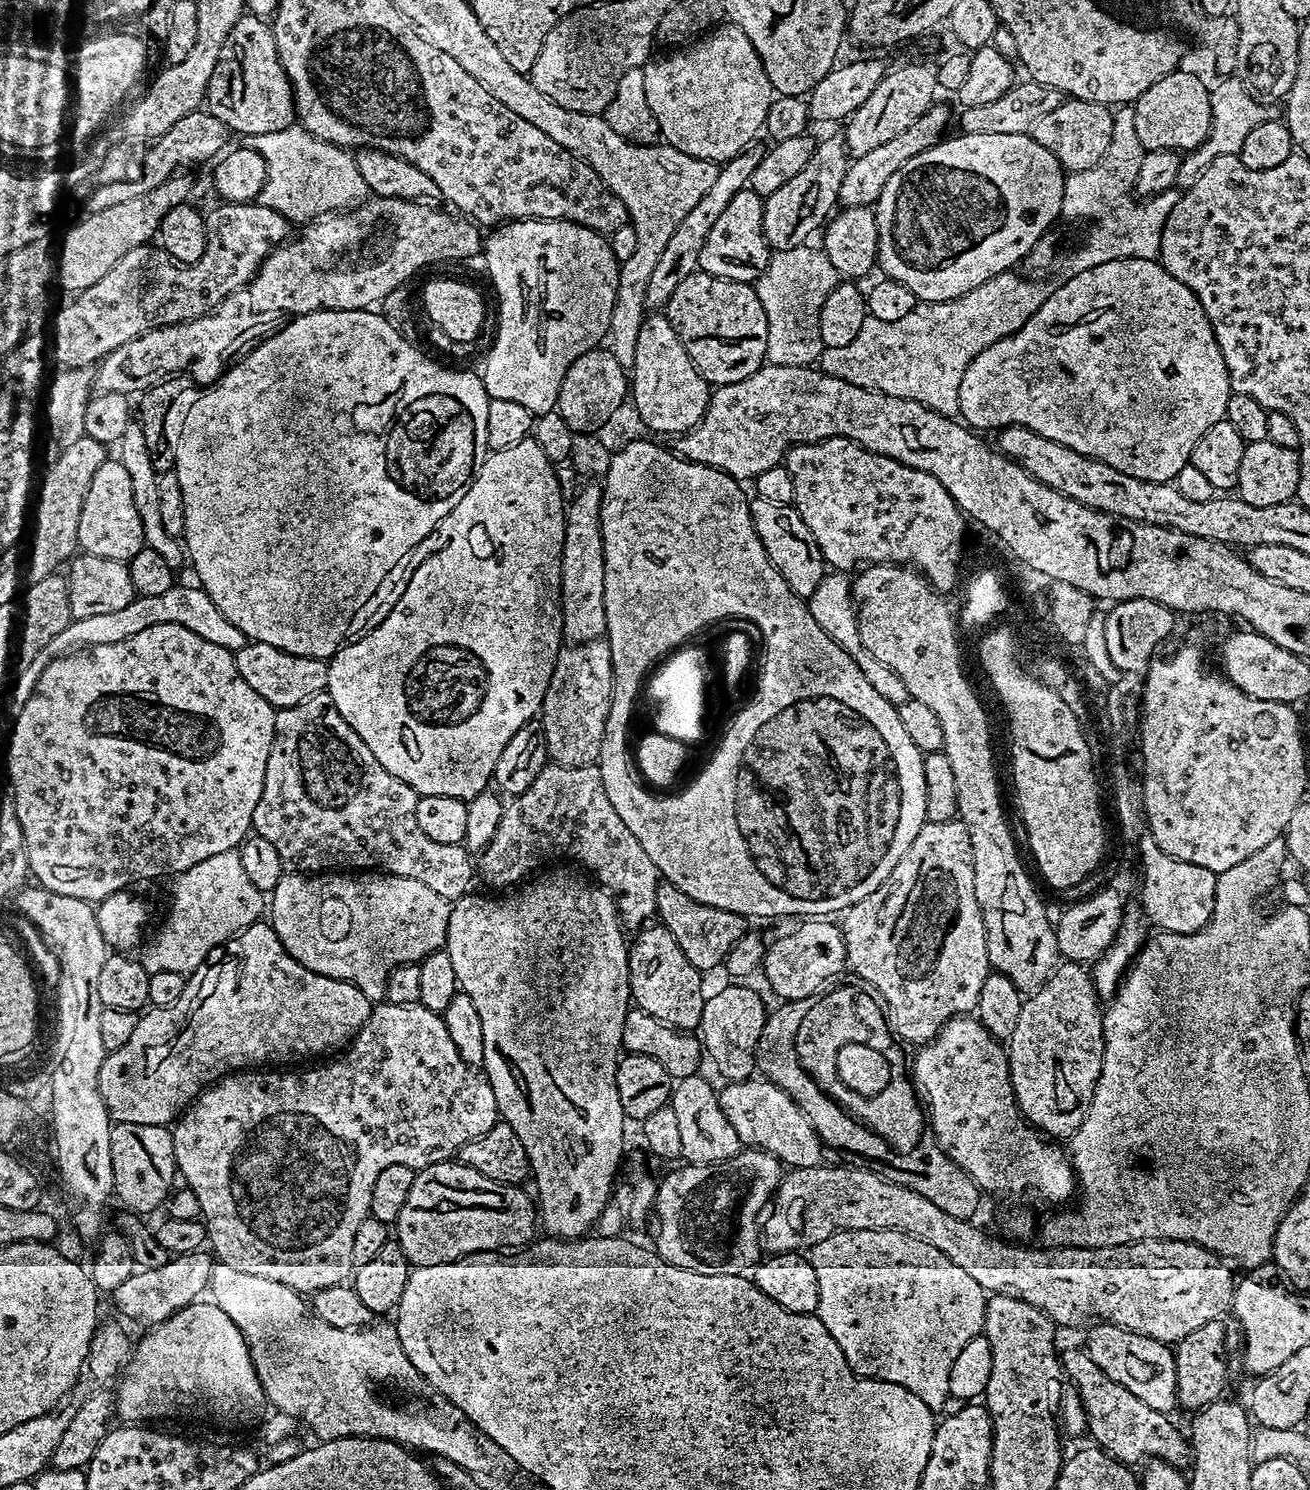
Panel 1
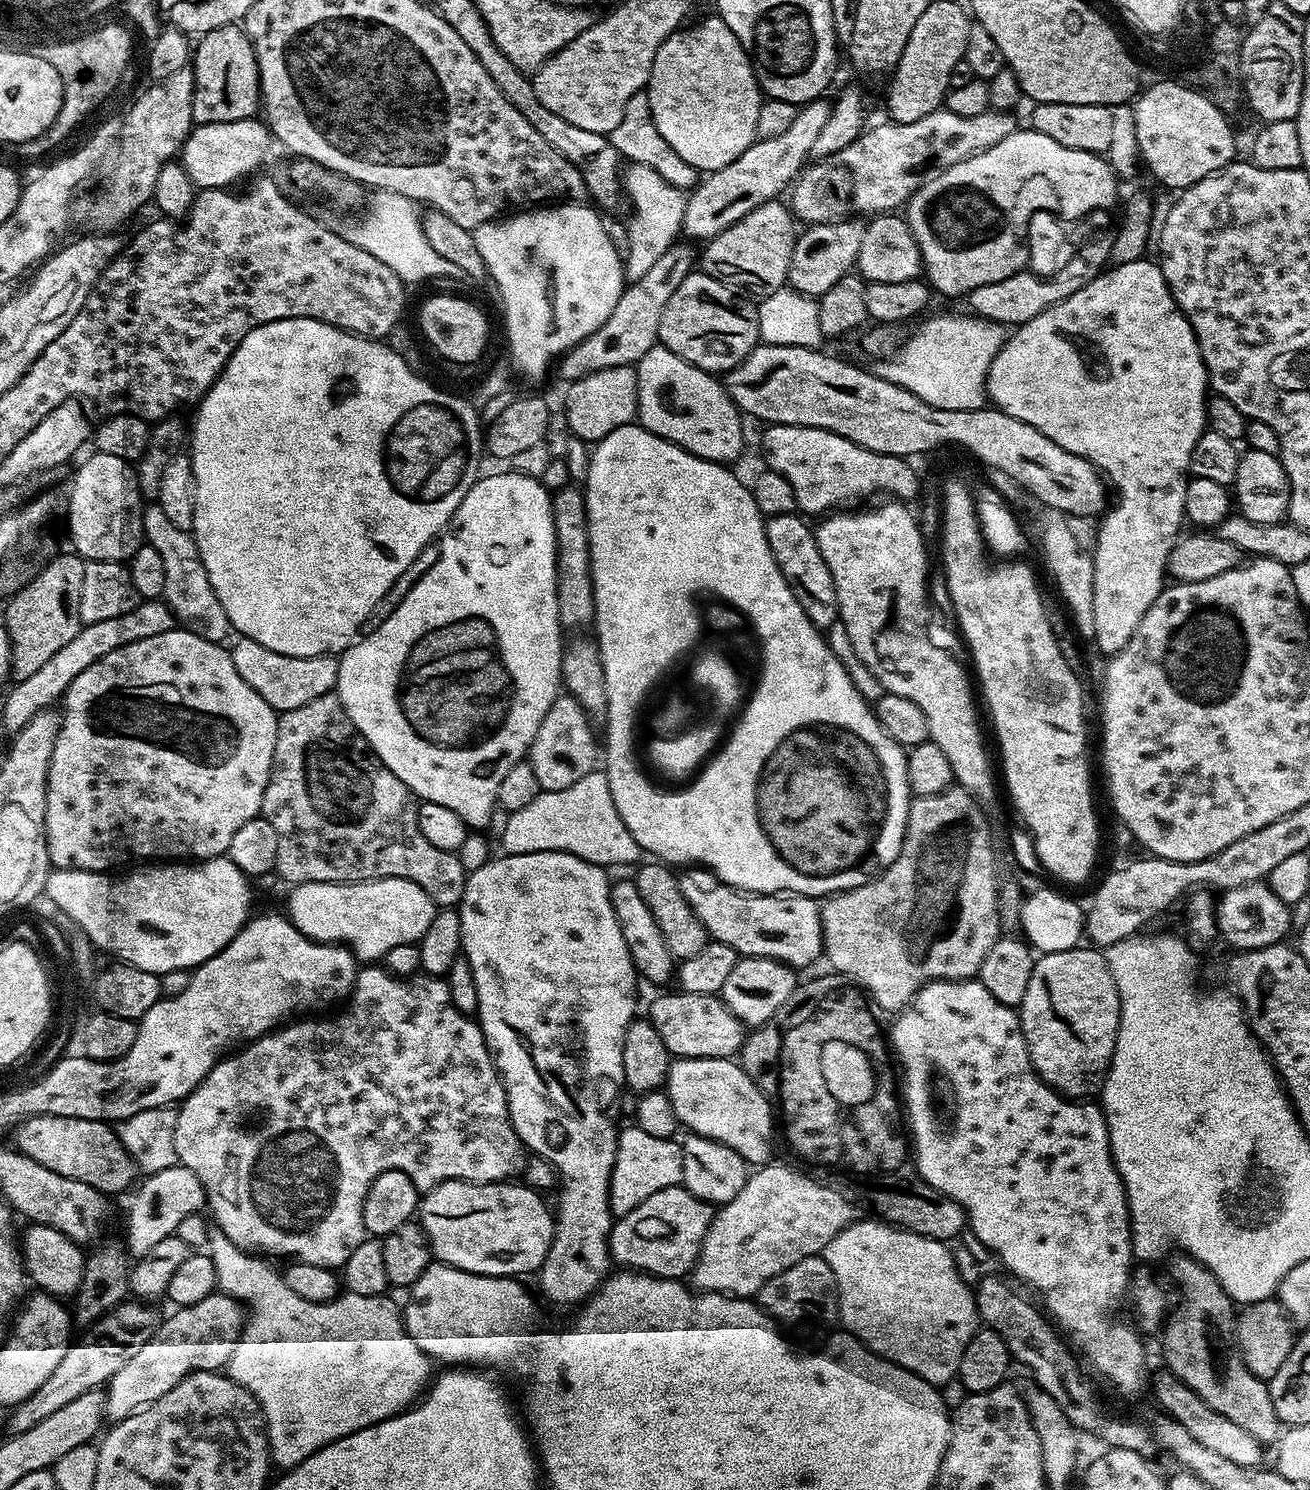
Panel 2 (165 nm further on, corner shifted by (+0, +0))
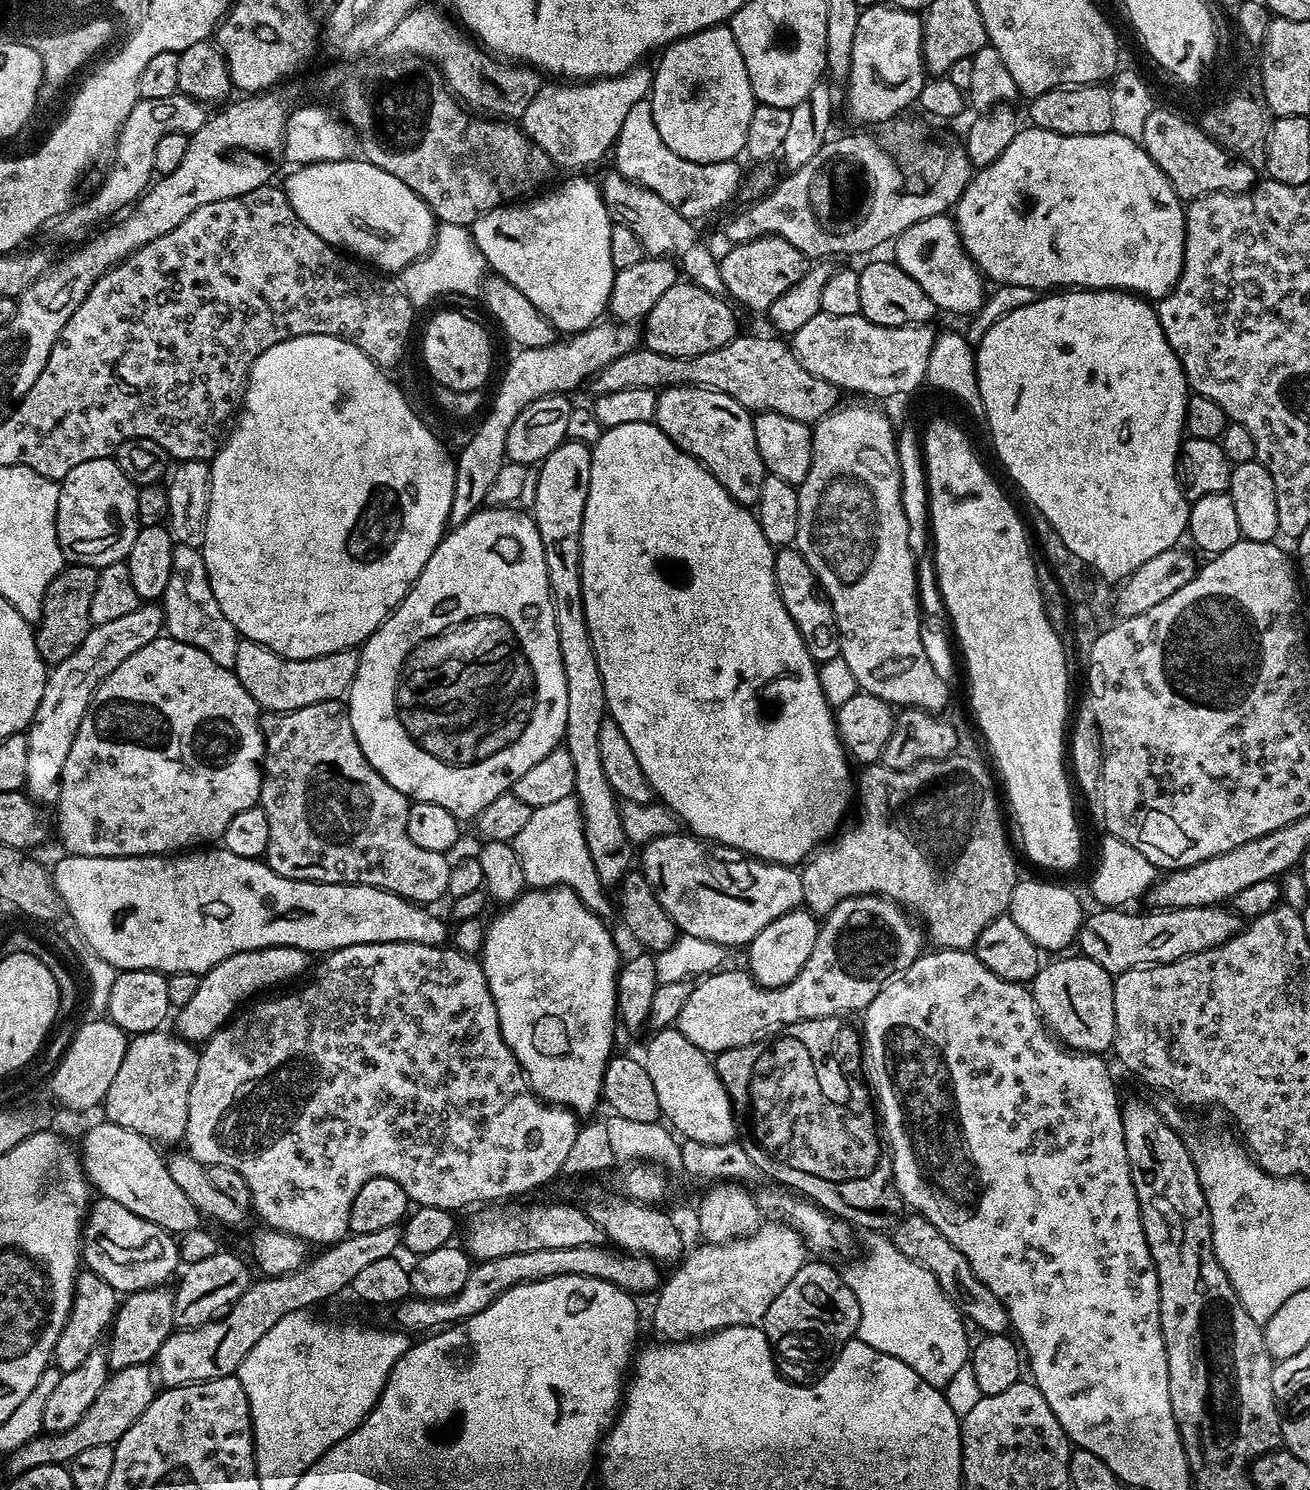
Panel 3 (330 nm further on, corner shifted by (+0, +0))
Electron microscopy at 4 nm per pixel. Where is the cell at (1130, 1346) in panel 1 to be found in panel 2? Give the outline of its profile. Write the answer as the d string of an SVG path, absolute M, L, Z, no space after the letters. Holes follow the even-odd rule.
M1161 1370L1156 1376L1156 1381L1153 1384L1151 1381L1150 1392L1151 1388L1157 1402L1164 1407L1161 1409L1180 1423L1186 1430L1186 1434L1194 1438L1194 1442L1206 1446L1206 1450L1214 1450L1218 1458L1226 1458L1226 1462L1236 1462L1238 1466L1247 1468L1258 1468L1265 1463L1263 1461L1264 1452L1266 1452L1265 1445L1255 1440L1250 1434L1246 1434L1246 1430L1242 1430L1222 1414L1215 1412L1192 1388L1187 1388L1184 1381L1172 1375L1171 1372Z

